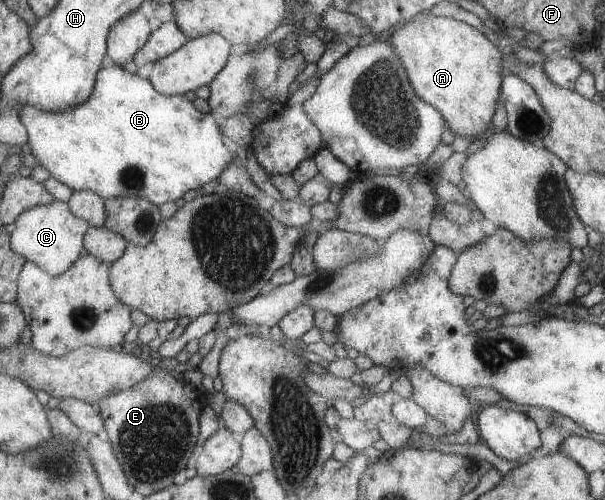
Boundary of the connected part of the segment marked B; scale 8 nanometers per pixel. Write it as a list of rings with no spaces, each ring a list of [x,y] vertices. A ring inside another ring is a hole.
[[[115,64],[112,65],[109,68],[100,68],[91,96],[83,103],[78,104],[77,107],[56,113],[45,112],[27,105],[18,108],[18,117],[26,128],[27,142],[30,146],[31,154],[36,158],[38,164],[49,172],[51,178],[65,184],[73,191],[88,190],[98,194],[103,200],[109,197],[135,197],[136,199],[146,200],[158,207],[161,204],[165,204],[165,202],[174,202],[179,197],[182,197],[187,190],[198,192],[202,184],[217,180],[221,172],[228,165],[231,165],[232,161],[232,154],[227,151],[221,141],[222,134],[219,130],[218,119],[211,112],[200,113],[184,94],[165,96],[159,93],[147,79],[140,78],[136,74],[130,74],[124,68]]]

